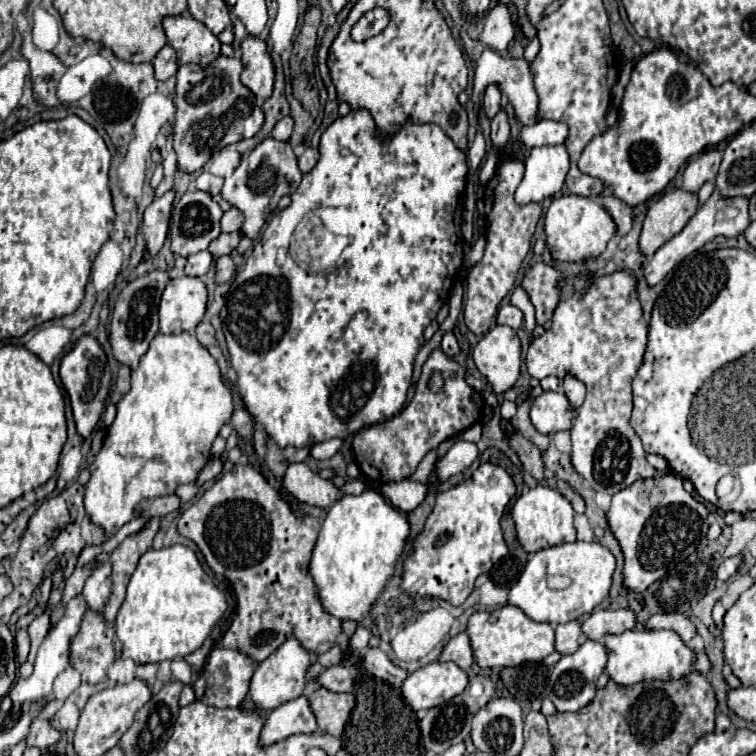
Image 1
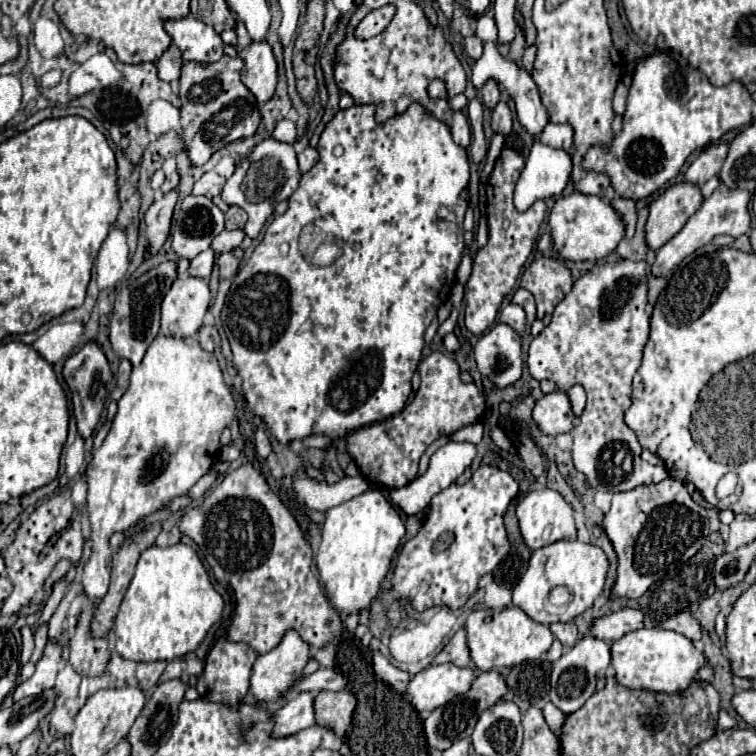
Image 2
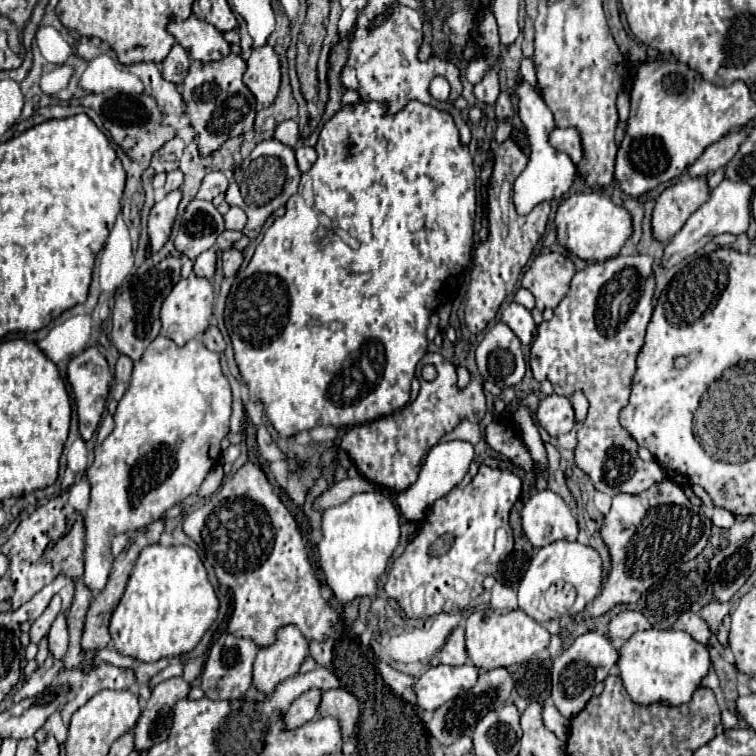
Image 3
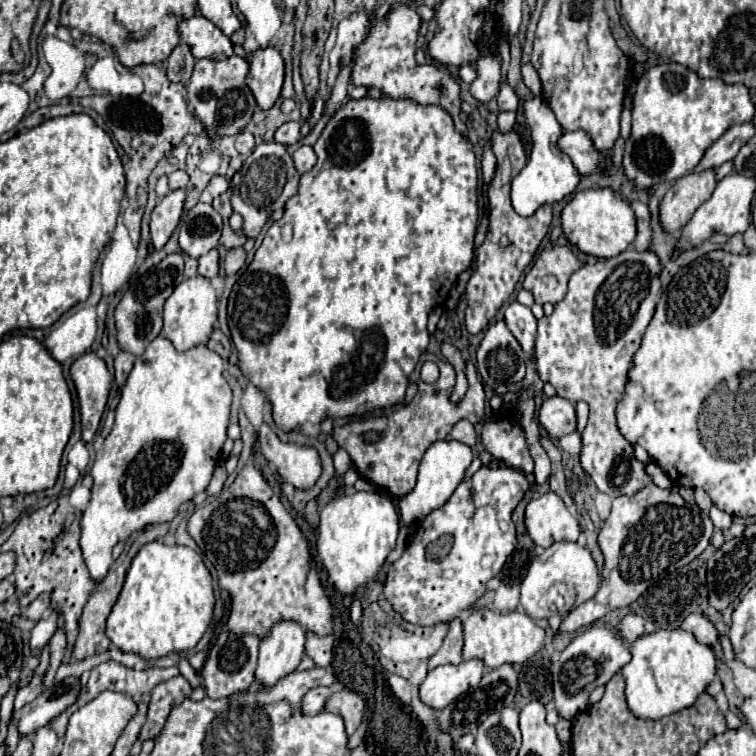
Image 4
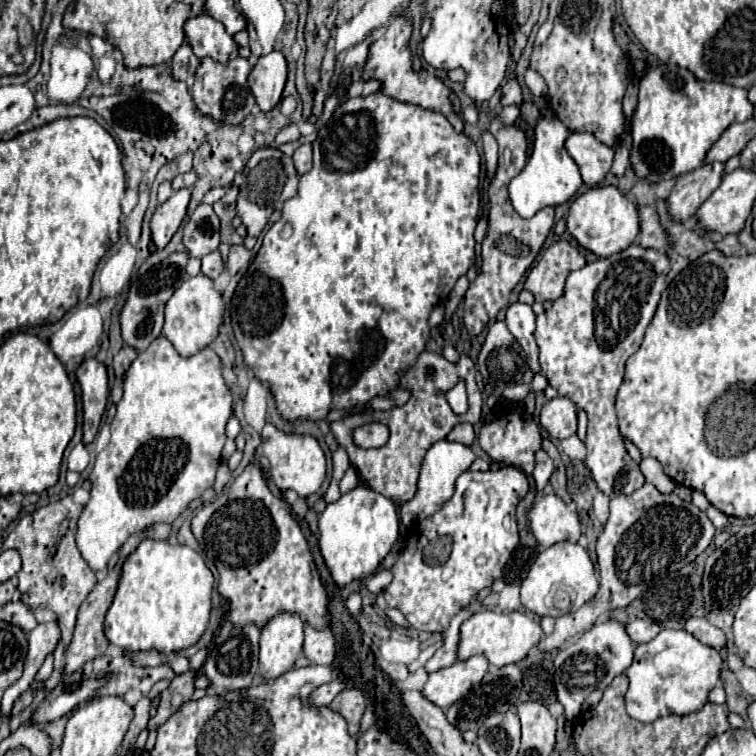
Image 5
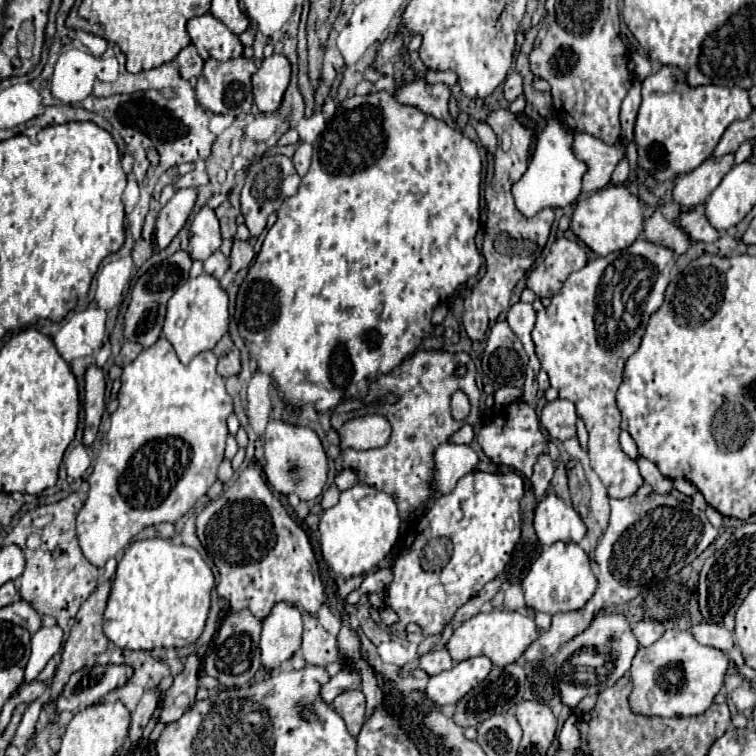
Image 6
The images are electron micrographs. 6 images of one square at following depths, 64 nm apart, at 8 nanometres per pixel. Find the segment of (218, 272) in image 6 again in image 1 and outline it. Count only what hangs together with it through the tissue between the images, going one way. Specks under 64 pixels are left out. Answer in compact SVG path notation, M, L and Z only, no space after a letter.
M202 250L198 254L188 256L184 272L186 272L186 276L198 276L198 278L202 278L202 276L206 276L210 264L212 264L212 254L208 250Z

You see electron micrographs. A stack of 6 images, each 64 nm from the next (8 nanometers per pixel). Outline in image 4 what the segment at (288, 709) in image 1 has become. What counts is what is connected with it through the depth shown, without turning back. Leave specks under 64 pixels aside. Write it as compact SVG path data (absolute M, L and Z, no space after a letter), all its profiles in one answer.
M320 686L320 688L312 688L312 690L308 690L306 696L302 698L300 712L302 712L304 716L314 716L314 714L322 712L324 702L328 700L330 694L332 694L332 690L326 688L326 686Z

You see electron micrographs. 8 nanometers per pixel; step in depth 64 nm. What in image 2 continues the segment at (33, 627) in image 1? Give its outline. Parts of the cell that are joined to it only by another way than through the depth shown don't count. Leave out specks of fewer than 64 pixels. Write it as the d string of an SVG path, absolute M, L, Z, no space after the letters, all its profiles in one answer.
M40 624L34 630L34 652L30 656L30 662L36 662L40 658L40 652L44 650L44 644L48 640L48 624Z

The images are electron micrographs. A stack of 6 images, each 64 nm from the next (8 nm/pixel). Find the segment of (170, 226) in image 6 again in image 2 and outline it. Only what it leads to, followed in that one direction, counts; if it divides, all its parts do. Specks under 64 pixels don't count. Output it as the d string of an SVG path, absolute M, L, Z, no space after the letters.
M170 190L168 194L164 194L160 200L156 200L144 216L146 222L146 236L148 236L148 250L152 256L156 256L156 252L164 246L168 232L170 232L170 222L172 222L172 210L176 206L178 200L178 192Z

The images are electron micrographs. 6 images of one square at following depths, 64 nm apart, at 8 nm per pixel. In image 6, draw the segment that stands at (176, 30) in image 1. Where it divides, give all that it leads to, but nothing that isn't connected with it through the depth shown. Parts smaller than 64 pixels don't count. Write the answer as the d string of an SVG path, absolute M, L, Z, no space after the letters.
M212 14L196 16L188 20L186 24L188 36L192 44L196 46L198 54L206 58L216 58L216 60L230 60L230 58L240 58L242 56L242 44L236 34L228 32L228 28L216 20Z

